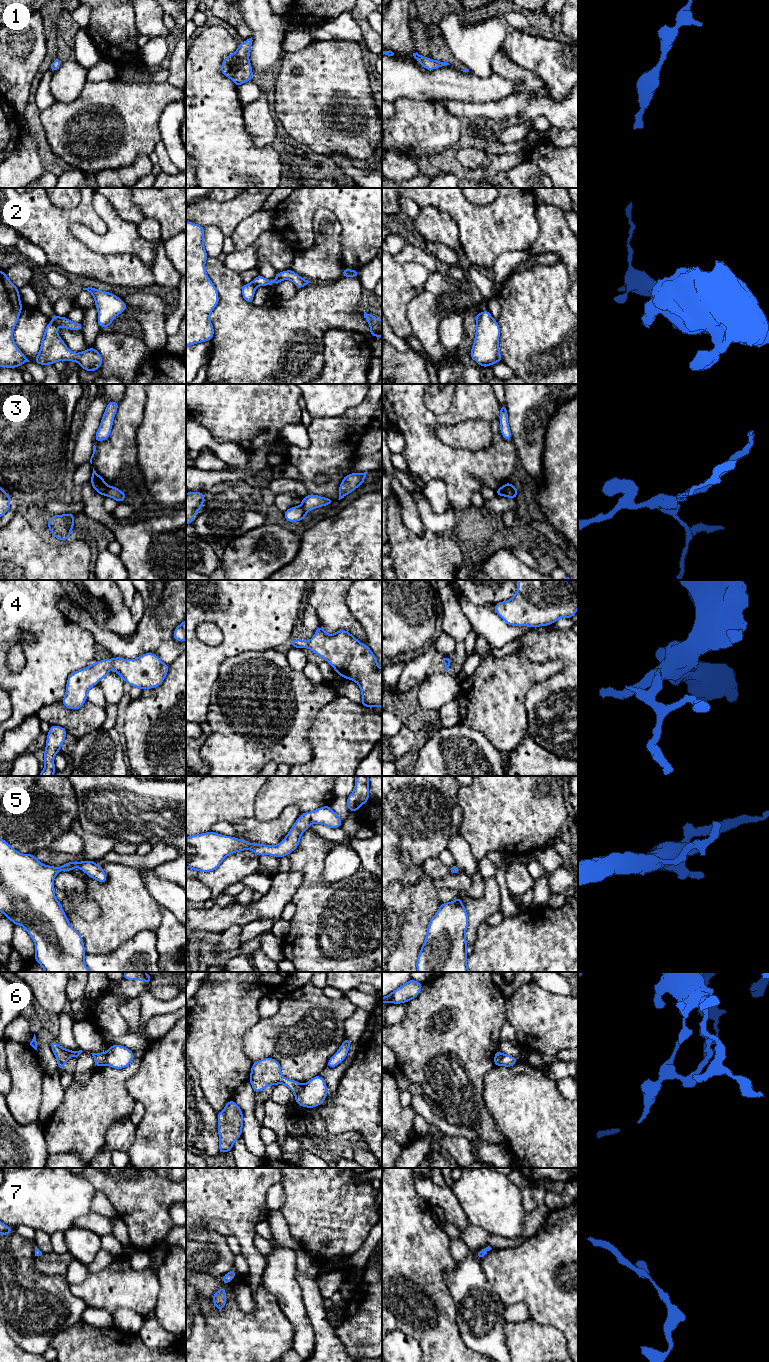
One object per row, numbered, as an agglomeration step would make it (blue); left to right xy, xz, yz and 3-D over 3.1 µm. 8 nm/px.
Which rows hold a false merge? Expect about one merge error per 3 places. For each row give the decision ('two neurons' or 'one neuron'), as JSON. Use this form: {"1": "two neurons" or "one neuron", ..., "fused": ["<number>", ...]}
{"1": "one neuron", "2": "two neurons", "3": "two neurons", "4": "one neuron", "5": "one neuron", "6": "two neurons", "7": "one neuron", "fused": ["2", "3", "6"]}

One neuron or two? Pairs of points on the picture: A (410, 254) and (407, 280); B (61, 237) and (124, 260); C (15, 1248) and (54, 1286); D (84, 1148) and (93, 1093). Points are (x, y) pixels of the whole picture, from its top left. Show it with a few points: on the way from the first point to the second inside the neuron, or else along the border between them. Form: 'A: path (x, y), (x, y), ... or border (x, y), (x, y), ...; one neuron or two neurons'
A: border (392, 256), (398, 262), (420, 263), (429, 272); two neurons
B: path (77, 253), (85, 261), (108, 261); one neuron
C: path (17, 1260), (42, 1285); one neuron
D: path (84, 1134), (84, 1116), (92, 1107); one neuron

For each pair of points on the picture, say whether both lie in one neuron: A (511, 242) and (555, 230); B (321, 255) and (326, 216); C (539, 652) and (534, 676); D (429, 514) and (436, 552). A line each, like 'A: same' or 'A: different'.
A: different
B: same
C: different
D: different

